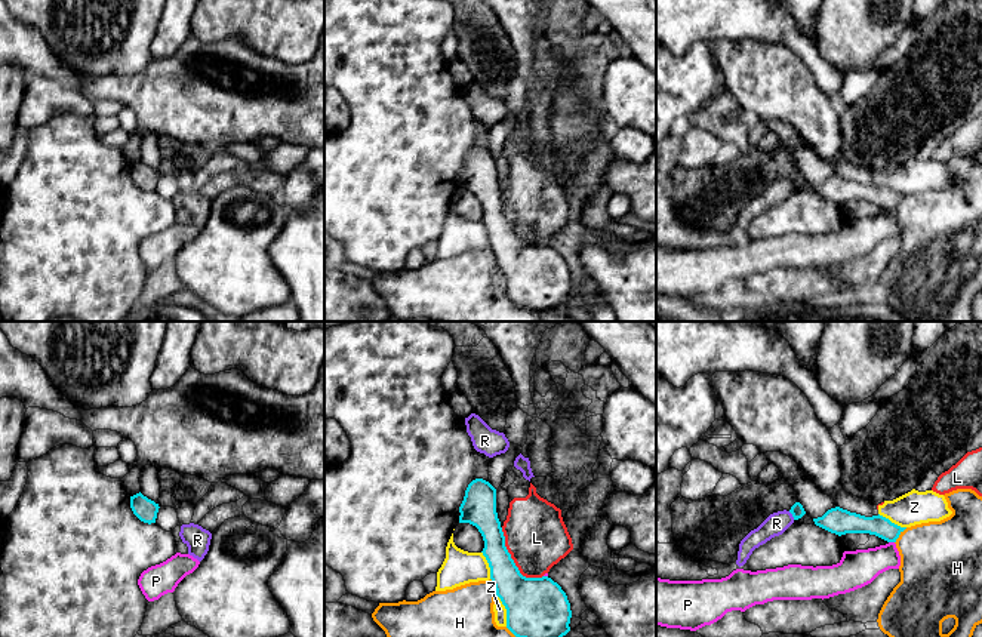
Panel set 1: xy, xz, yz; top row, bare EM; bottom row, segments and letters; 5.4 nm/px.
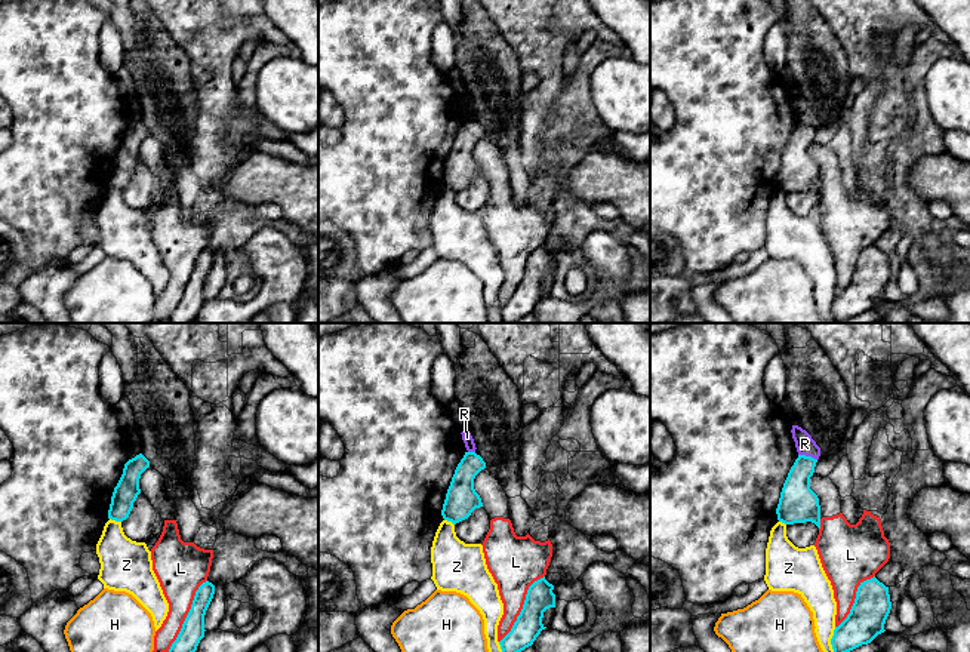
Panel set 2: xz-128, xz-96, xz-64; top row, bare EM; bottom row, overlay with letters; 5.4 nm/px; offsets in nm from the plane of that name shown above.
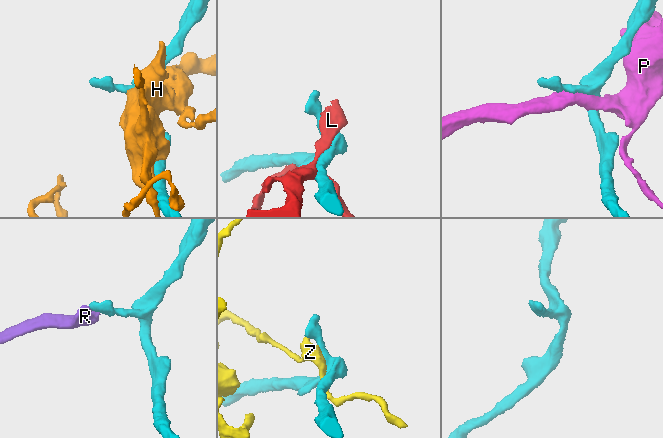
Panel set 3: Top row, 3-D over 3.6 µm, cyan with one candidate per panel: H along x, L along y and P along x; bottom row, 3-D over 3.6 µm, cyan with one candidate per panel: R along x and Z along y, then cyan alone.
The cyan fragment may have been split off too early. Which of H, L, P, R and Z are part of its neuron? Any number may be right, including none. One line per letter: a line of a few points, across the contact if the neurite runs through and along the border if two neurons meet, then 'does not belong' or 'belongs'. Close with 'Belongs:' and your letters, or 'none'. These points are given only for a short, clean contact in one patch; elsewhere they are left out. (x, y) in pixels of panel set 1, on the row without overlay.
H: does not belong
L: does not belong
P: does not belong
R: line yz (788, 179), (794, 187); does not belong
Z: does not belong
Belongs: none

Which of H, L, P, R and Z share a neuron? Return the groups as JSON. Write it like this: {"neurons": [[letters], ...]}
{"neurons": [["H"], ["L", "R"], ["P"], ["Z"]]}

